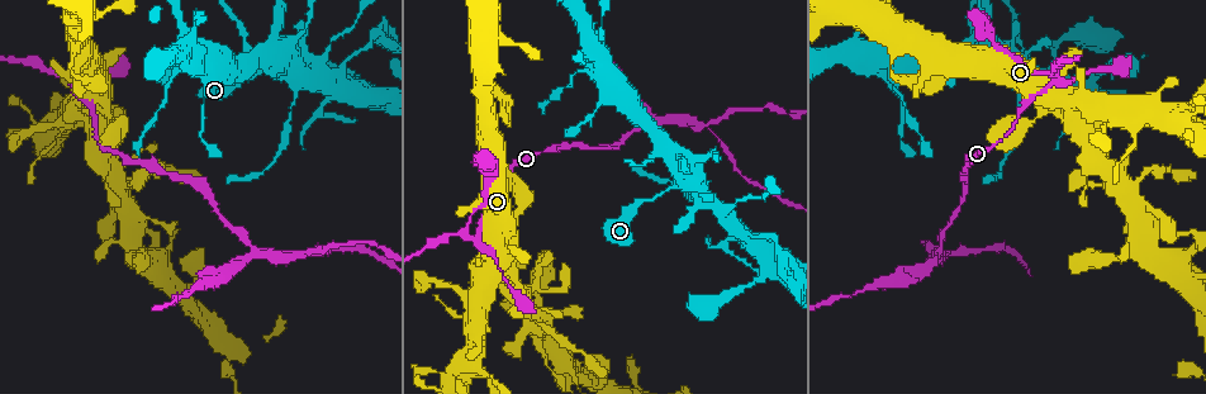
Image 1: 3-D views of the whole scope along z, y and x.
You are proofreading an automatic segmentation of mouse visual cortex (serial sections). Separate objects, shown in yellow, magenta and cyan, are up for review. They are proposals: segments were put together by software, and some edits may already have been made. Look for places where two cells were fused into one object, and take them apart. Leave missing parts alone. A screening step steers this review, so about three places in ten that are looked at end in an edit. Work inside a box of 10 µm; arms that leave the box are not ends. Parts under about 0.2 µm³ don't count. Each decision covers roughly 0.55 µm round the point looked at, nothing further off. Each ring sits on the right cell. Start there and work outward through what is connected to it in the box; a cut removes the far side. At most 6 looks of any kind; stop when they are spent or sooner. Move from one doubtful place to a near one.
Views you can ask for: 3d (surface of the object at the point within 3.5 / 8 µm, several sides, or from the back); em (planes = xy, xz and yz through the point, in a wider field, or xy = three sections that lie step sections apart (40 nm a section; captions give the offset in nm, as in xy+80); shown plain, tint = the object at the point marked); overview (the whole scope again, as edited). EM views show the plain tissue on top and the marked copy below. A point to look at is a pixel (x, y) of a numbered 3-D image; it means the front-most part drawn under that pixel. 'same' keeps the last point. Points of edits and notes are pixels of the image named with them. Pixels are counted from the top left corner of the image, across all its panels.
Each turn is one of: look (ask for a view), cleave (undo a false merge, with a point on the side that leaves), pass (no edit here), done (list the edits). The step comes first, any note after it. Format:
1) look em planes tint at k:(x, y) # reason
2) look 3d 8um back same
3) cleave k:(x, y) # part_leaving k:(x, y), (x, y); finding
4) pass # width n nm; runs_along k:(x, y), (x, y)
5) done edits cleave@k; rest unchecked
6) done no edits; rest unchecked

look 3d 3.5um at 1:(469, 238) # sharp bend

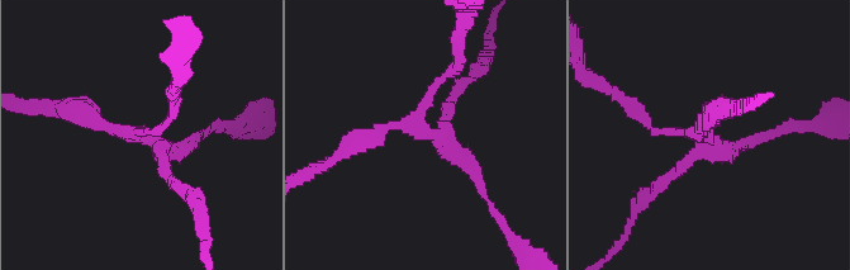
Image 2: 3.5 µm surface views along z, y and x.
look em xy step 2 tint at 2:(706, 134)

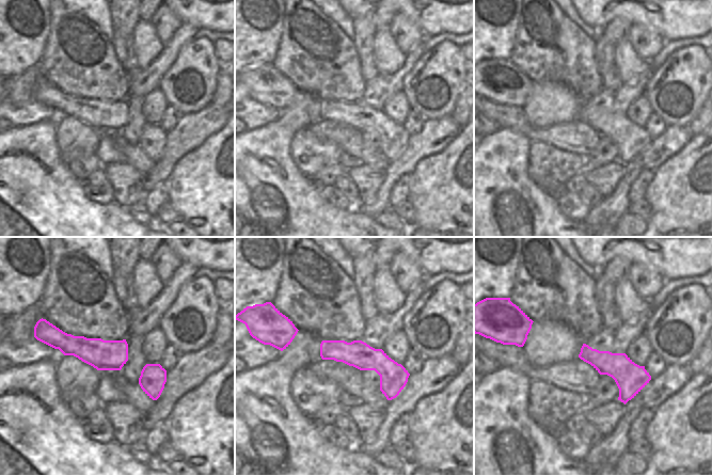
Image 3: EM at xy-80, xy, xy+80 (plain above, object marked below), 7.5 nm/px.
pass # all the same cell

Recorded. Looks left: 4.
look 3d 3.5um at 1:(686, 183) # abrupt turn

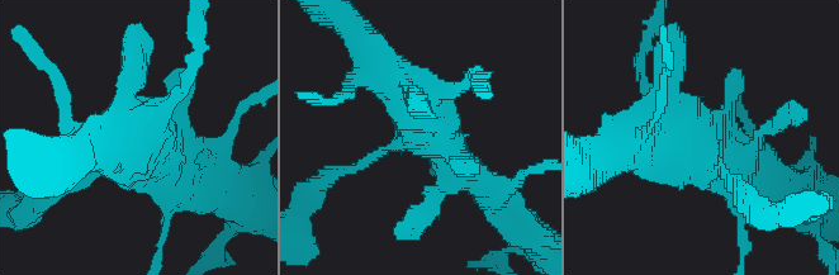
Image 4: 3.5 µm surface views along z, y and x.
look em xy step 5 tint at 4:(702, 145)

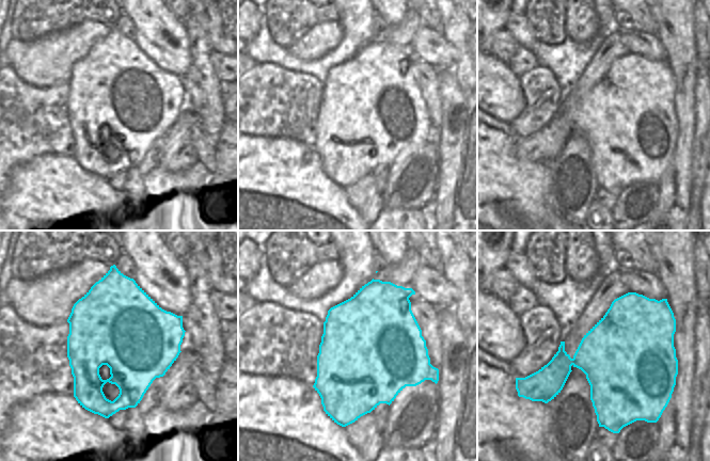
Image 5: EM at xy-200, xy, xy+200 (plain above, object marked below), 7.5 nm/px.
pass # runs_along 4:(738, 181), (692, 134), (634, 142); all the same cell

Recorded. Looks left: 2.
look 3d 3.5um at 1:(600, 24) # sharp bend

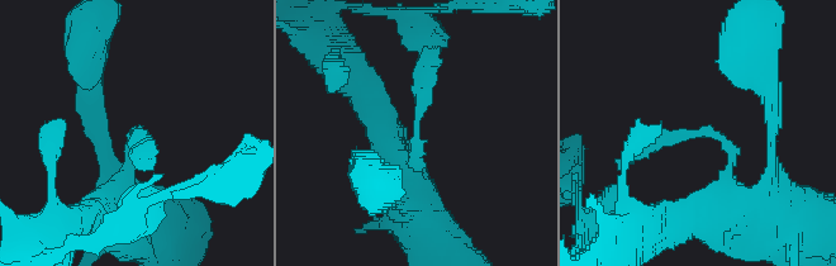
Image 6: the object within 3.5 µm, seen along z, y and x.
look em xy step 5 tint at 6:(136, 134) # arm_widths 200, 300 nm; now the EM

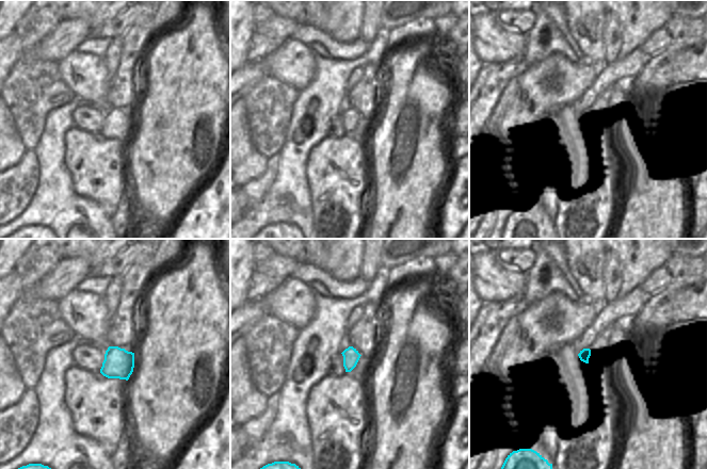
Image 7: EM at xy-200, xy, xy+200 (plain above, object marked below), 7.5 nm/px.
pass # one cell here

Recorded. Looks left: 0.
done no edits; rest unchecked

